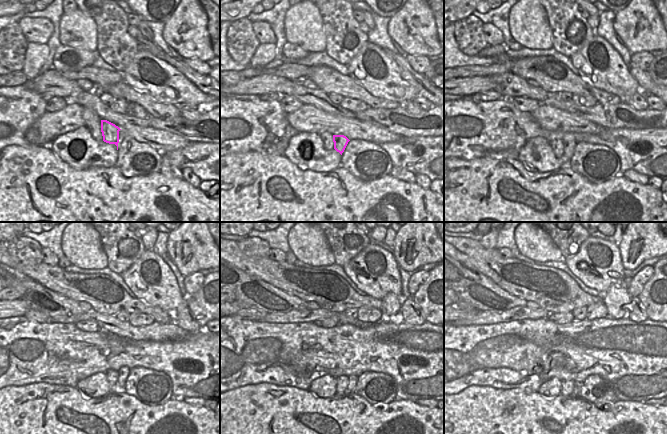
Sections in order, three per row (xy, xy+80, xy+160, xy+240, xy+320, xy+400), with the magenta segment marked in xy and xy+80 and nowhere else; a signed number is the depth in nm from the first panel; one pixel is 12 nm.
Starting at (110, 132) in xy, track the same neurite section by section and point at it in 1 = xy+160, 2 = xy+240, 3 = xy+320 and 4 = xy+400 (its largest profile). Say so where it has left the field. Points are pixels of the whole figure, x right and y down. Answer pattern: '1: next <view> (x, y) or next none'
1: next xy+160 (568, 145)
2: next xy+240 (123, 372)
3: next xy+320 (353, 379)
4: next xy+400 (578, 385)

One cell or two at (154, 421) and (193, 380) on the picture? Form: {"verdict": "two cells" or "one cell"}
{"verdict": "two cells"}

